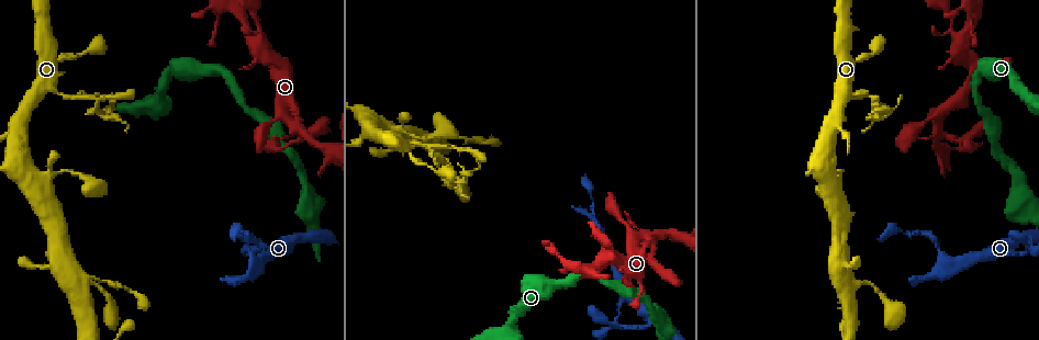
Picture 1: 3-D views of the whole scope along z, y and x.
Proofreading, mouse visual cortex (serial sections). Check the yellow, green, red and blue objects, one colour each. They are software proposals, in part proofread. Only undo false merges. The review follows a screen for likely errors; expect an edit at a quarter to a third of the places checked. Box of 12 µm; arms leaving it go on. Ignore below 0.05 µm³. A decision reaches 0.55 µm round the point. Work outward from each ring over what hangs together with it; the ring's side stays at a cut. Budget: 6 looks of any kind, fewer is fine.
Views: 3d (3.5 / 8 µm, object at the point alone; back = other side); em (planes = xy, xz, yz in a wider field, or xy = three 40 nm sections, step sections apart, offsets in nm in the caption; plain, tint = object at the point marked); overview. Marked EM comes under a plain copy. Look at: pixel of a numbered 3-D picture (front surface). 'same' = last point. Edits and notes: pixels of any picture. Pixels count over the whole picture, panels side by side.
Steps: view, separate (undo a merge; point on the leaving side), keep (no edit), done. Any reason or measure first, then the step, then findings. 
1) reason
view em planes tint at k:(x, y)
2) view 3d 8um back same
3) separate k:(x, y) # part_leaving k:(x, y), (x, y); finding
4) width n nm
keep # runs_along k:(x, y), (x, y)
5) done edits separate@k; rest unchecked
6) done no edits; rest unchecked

thin arm on a thick one
view 3d 8um at 1:(253, 42)

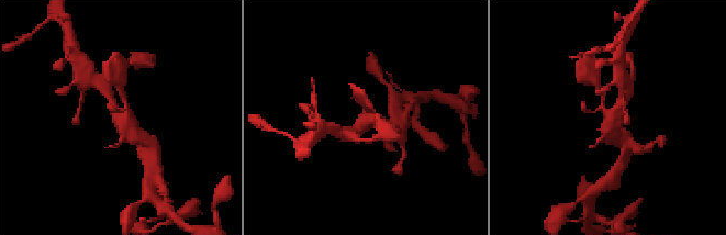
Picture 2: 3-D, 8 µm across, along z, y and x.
now the EM
view em xy step 3 tint at 2:(366, 118)

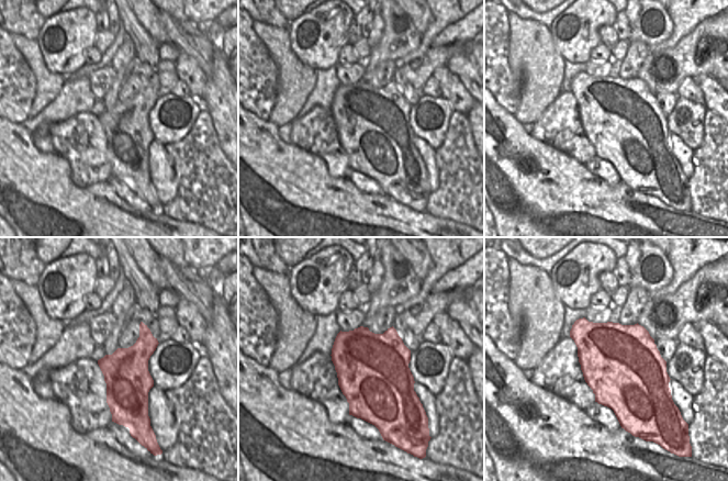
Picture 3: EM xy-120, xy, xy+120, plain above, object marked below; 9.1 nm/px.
width 650 nm
keep # runs_along 2:(141, 136), (123, 126), (109, 93); one cell here

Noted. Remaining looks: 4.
view 3d 3.5um at 1:(431, 146)

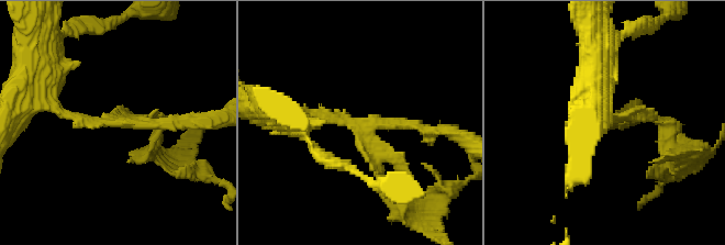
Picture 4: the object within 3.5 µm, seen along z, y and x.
separate 4:(649, 118) # part_leaving 4:(613, 120), (658, 120), (687, 149); a second cell is stuck on

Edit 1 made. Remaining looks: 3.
abrupt turn
view 3d 3.5um at 1:(1027, 250)

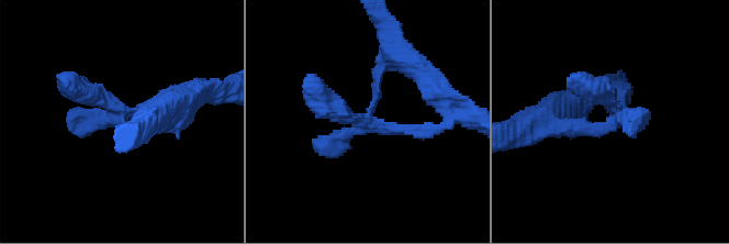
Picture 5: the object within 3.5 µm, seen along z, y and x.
keep # runs_along 5:(142, 124), (71, 85); one cell here

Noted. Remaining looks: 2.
done edits separate@4; rest unchecked

